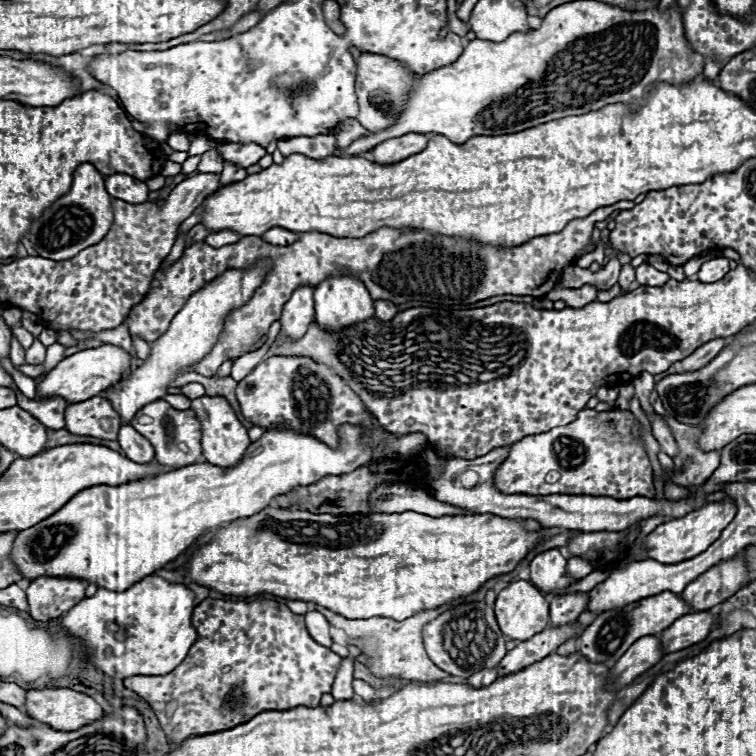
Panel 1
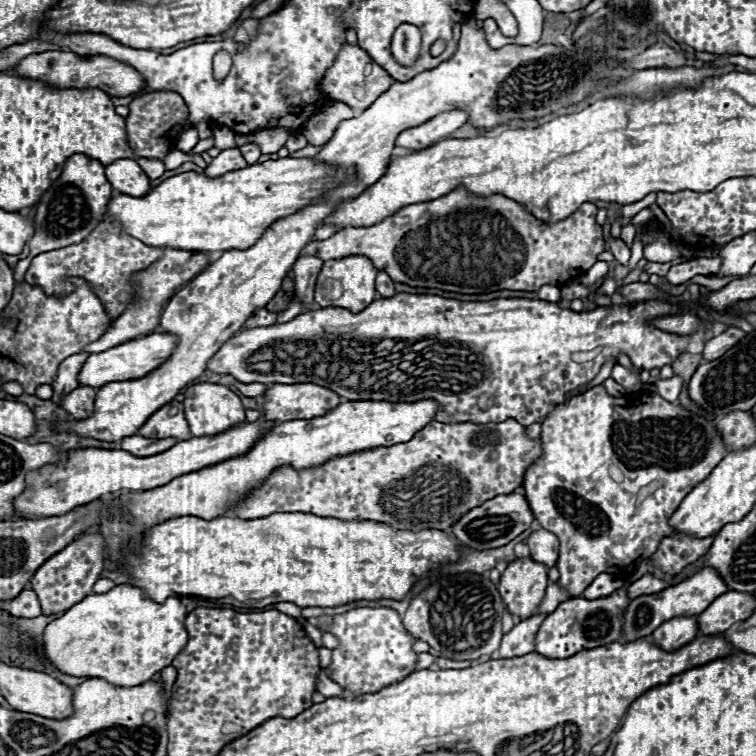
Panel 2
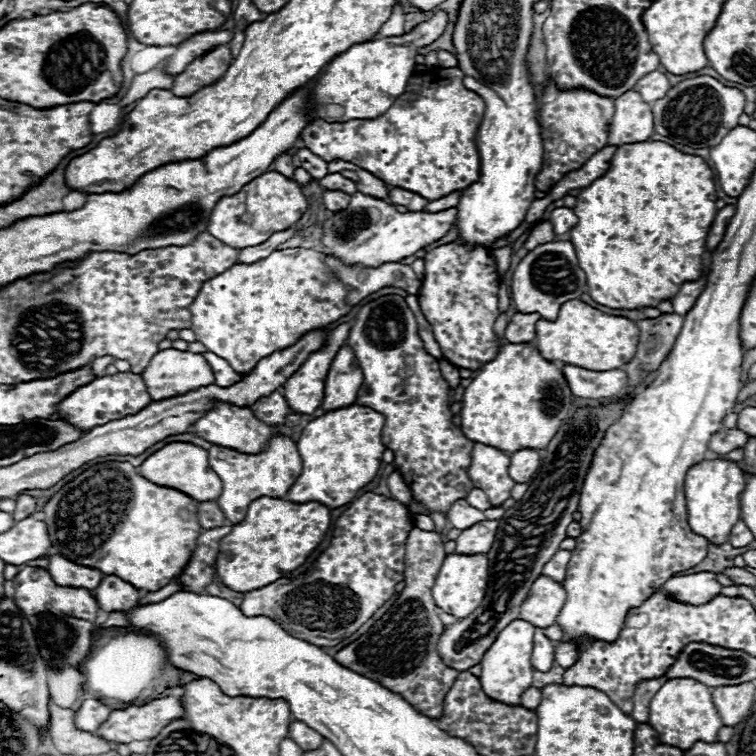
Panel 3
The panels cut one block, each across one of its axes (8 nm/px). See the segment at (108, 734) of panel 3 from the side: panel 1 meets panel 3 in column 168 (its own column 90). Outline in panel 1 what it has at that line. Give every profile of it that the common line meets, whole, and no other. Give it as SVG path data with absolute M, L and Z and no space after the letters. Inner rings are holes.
M70 688L28 690L24 712L42 724L66 732L74 732L104 716L104 710L94 698Z

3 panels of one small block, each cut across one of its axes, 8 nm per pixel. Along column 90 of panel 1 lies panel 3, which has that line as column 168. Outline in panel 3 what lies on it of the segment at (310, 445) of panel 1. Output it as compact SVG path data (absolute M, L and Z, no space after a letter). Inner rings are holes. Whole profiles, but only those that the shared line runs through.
M104 462L88 468L48 500L44 514L50 540L54 546L58 546L52 548L50 554L60 554L76 564L100 568L100 572L120 576L134 588L148 592L164 588L172 578L184 572L196 548L196 540L204 532L198 522L196 500L176 488L156 486L148 482L128 462Z

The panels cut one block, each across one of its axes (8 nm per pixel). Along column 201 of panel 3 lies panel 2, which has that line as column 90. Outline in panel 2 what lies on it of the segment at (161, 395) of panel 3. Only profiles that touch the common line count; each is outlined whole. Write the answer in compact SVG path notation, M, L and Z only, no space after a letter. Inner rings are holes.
M154 332L144 338L128 340L124 344L118 344L116 348L110 348L110 350L98 352L98 354L90 354L78 372L78 380L80 380L80 384L88 384L90 388L100 388L106 382L142 378L148 372L152 372L154 368L158 368L174 352L174 346L176 346L176 338L170 334L164 334L164 332Z

